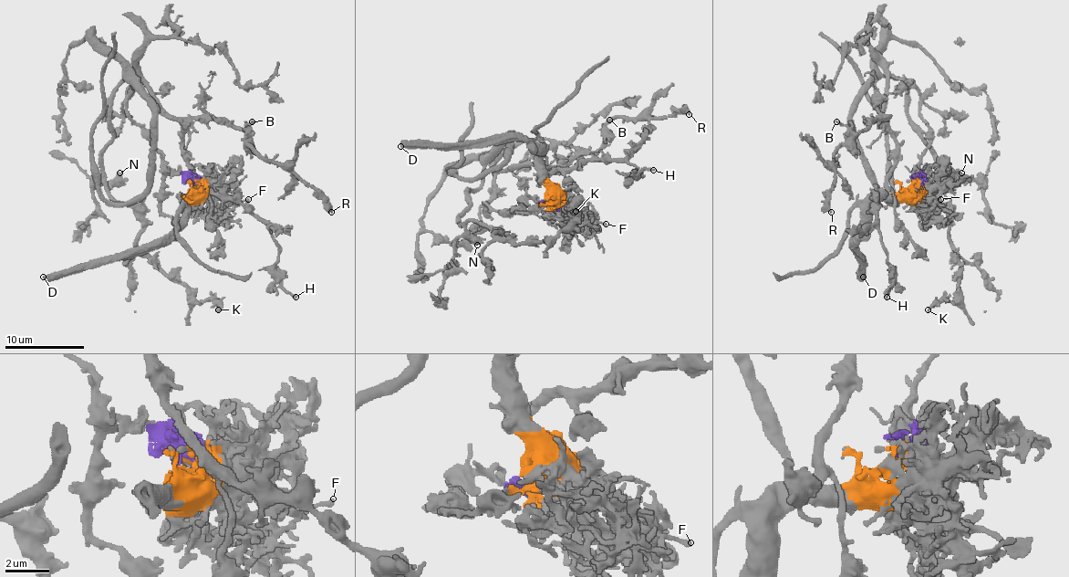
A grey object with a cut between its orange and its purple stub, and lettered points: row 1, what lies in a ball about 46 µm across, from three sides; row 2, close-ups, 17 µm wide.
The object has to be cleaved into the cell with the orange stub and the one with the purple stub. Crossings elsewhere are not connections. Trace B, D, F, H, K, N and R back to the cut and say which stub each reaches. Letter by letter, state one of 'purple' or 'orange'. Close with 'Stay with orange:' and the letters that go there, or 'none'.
B: purple
D: orange
F: orange
H: purple
K: purple
N: purple
R: purple
Stay with orange: D, F

